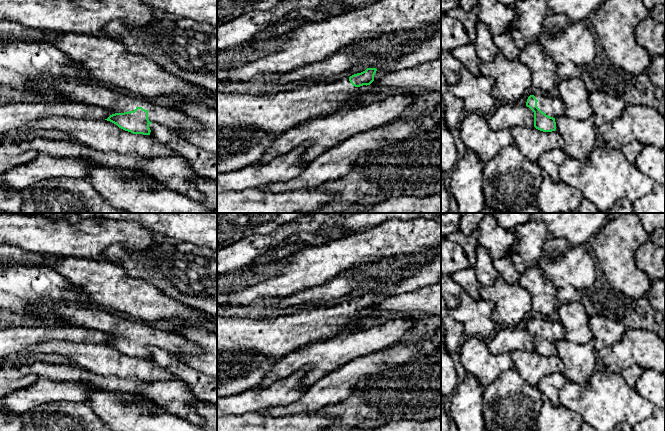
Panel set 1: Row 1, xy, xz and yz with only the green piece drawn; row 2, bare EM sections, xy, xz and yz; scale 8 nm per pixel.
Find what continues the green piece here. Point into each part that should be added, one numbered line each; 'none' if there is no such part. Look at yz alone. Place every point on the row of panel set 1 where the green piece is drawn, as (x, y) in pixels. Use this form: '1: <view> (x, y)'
1: yz (552, 106)

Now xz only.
1: xz (276, 113)

